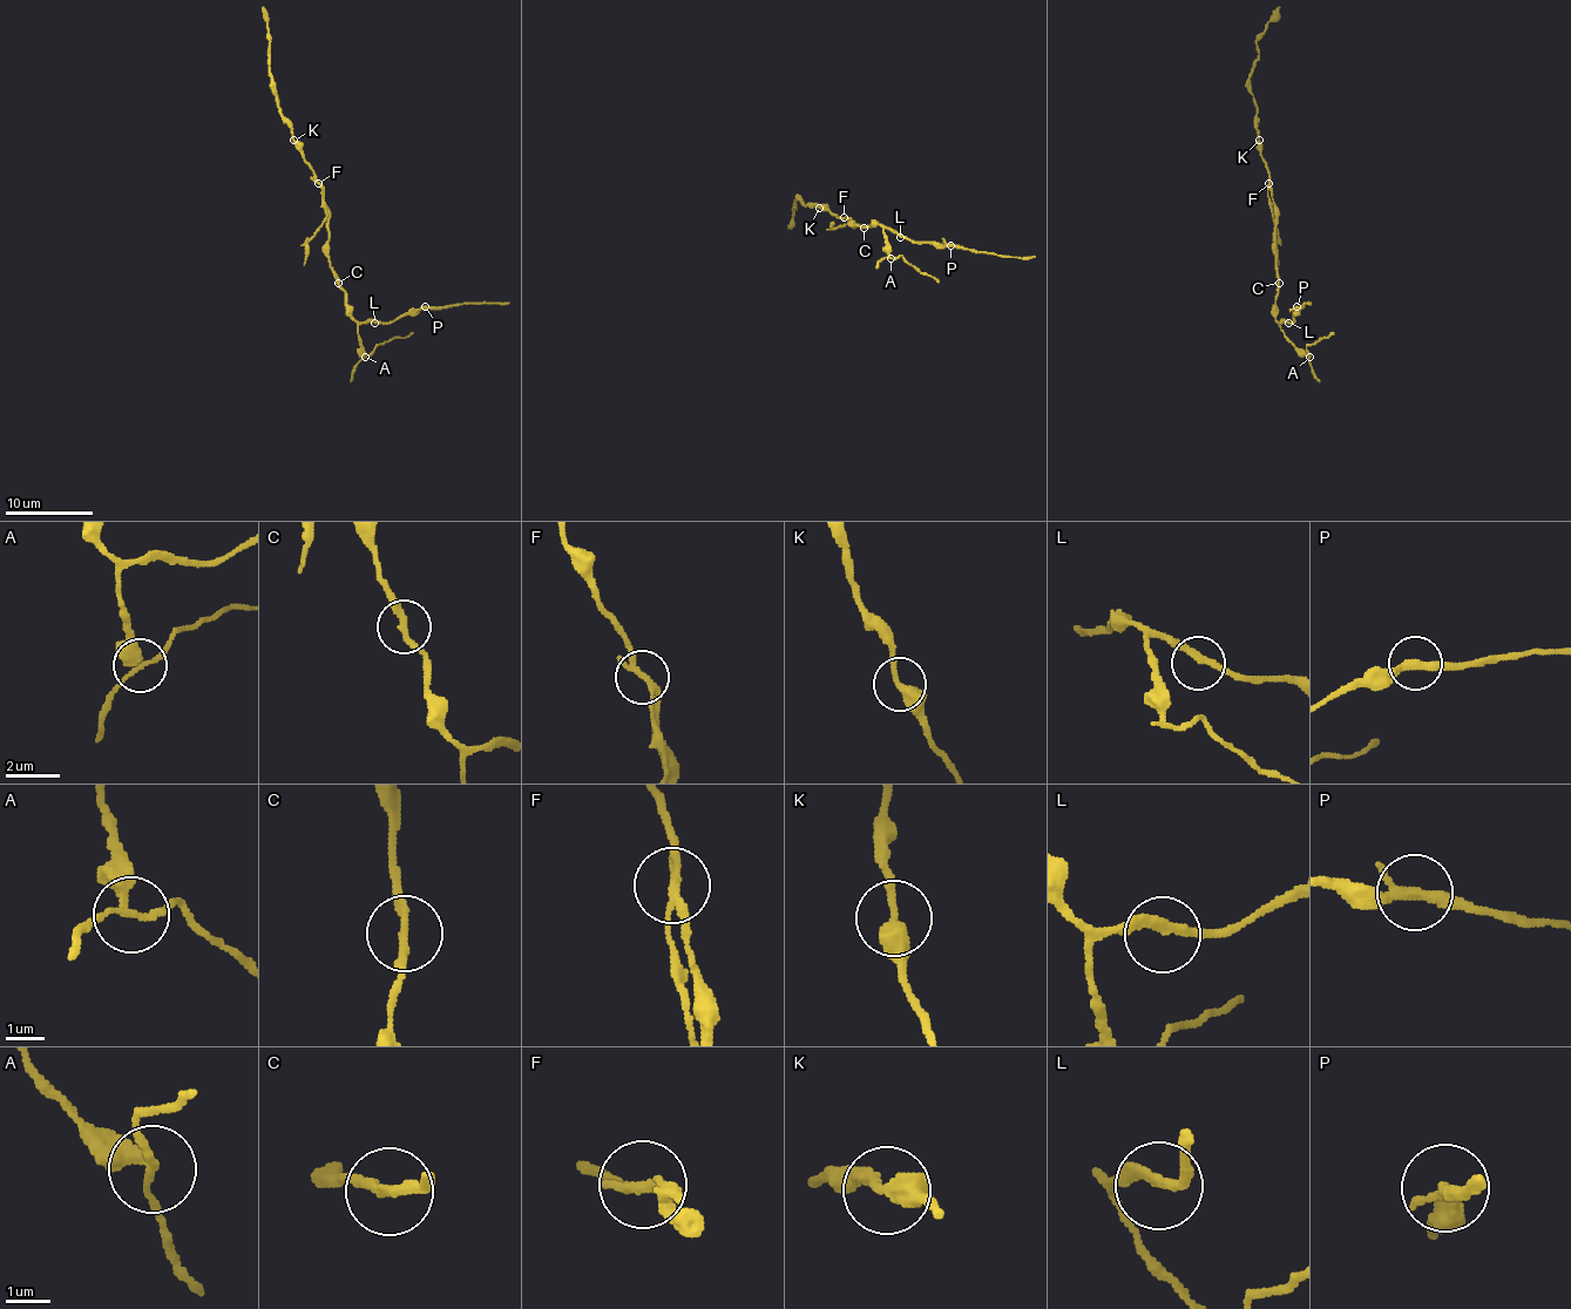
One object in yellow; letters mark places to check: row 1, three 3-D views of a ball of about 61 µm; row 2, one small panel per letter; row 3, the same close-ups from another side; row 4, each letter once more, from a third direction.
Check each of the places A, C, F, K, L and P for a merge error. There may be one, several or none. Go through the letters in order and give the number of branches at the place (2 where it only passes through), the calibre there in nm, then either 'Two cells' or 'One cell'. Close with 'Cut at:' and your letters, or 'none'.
A: Branches: 3. Thickness 190 nm. Two cells
C: Branches: 2. Thickness 220 nm. One cell
F: Branches: 2. Thickness 240 nm. Two cells
K: Branches: 2. Thickness 360 nm. One cell
L: Branches: 2. Thickness 200 nm. One cell
P: Branches: 3. Thickness 240 nm. One cell
Cut at: A, F

